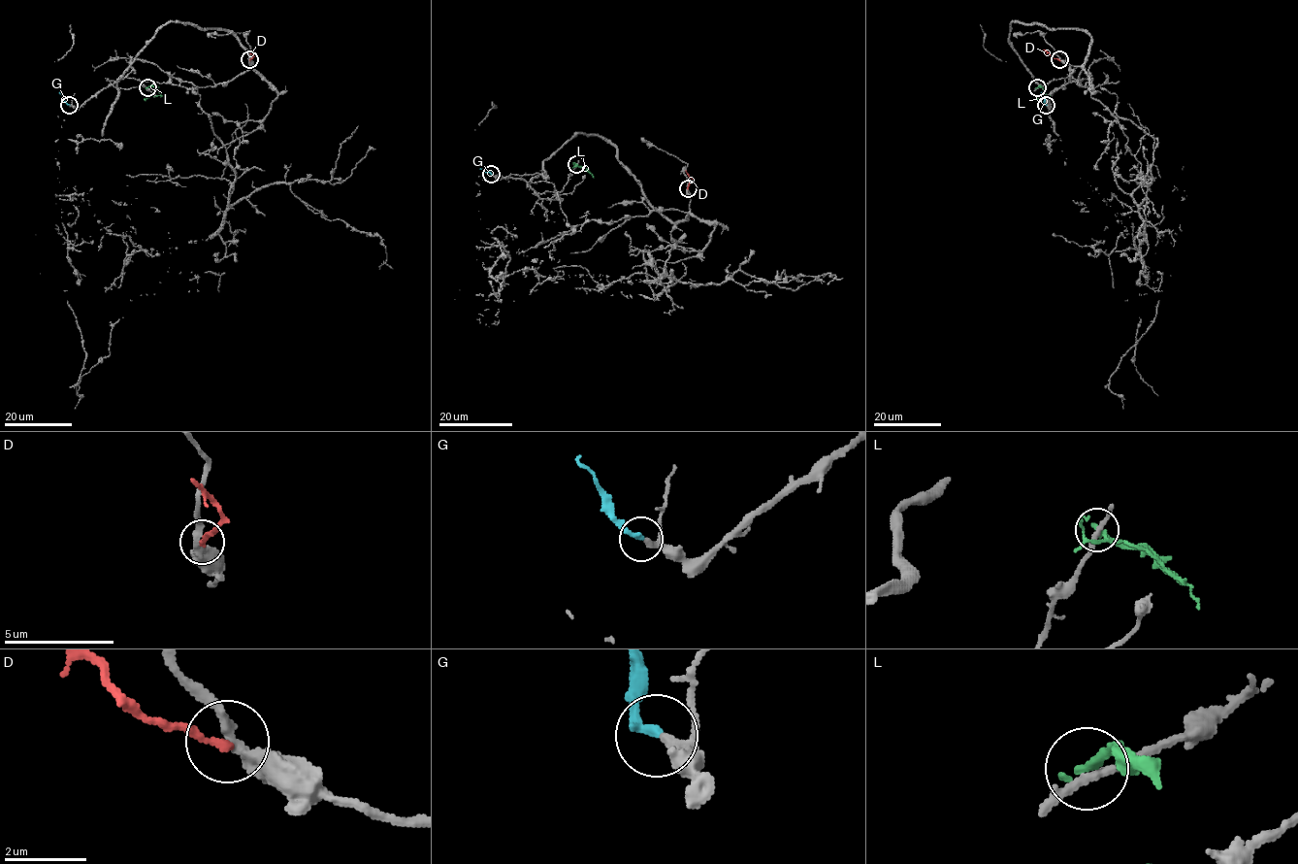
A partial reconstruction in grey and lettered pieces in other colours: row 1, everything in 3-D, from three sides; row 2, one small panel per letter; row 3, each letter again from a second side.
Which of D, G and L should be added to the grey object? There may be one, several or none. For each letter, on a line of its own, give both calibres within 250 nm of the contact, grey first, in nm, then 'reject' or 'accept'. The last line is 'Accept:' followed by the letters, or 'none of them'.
D: calibres 340 and 190 nm; reject
G: calibres 190 and 200 nm; accept
L: calibres 180 and 220 nm; reject
Accept: G

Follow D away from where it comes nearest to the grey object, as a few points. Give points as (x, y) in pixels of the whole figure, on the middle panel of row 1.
D: (688, 188), (691, 179), (685, 171)

